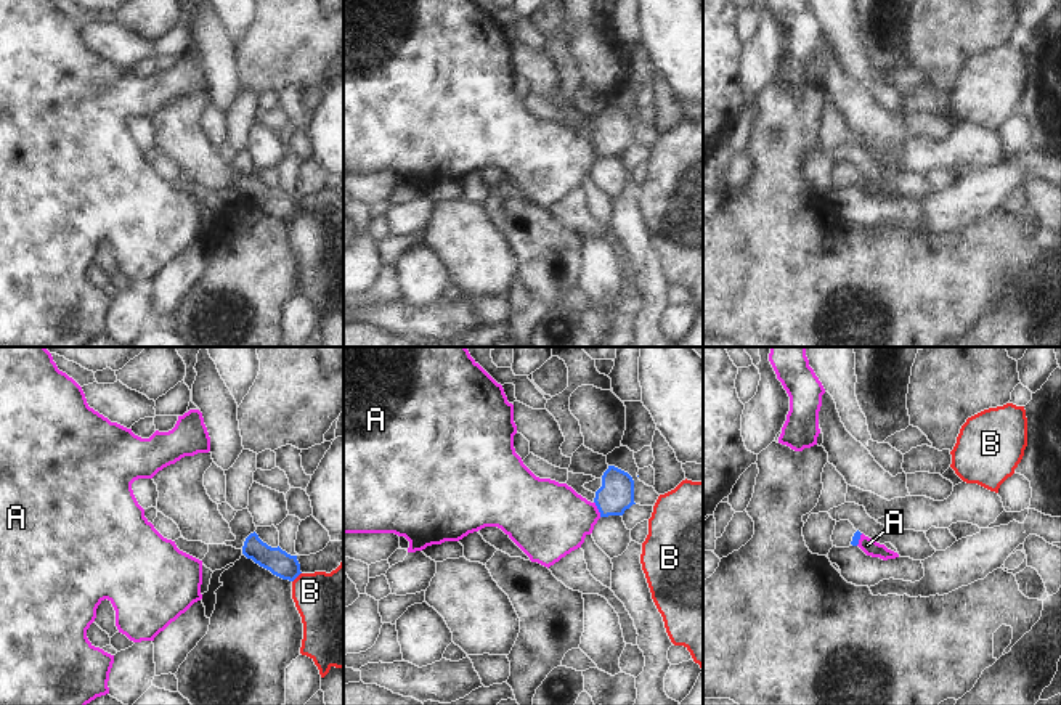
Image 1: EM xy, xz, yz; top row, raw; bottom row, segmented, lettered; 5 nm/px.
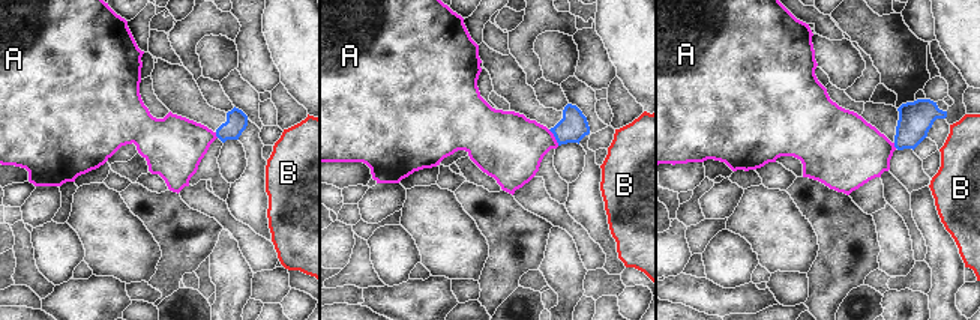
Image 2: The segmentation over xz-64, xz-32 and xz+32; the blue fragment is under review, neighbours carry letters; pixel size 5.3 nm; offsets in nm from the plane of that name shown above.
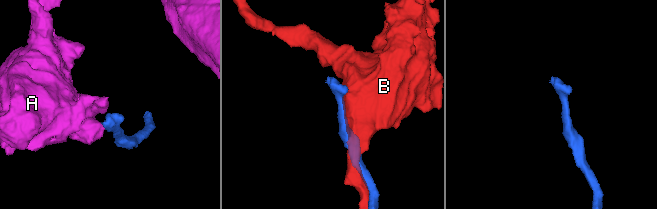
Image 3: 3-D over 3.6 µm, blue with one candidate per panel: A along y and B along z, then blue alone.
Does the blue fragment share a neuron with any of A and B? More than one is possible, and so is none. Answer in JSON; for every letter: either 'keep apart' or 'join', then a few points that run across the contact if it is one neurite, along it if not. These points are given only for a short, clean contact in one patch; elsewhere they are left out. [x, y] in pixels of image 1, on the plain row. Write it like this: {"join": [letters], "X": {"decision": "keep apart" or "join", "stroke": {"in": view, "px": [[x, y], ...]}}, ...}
{"join": [], "A": {"decision": "keep apart", "stroke": {"in": "xz", "px": [[594, 142], [601, 156]]}}, "B": {"decision": "keep apart"}}

